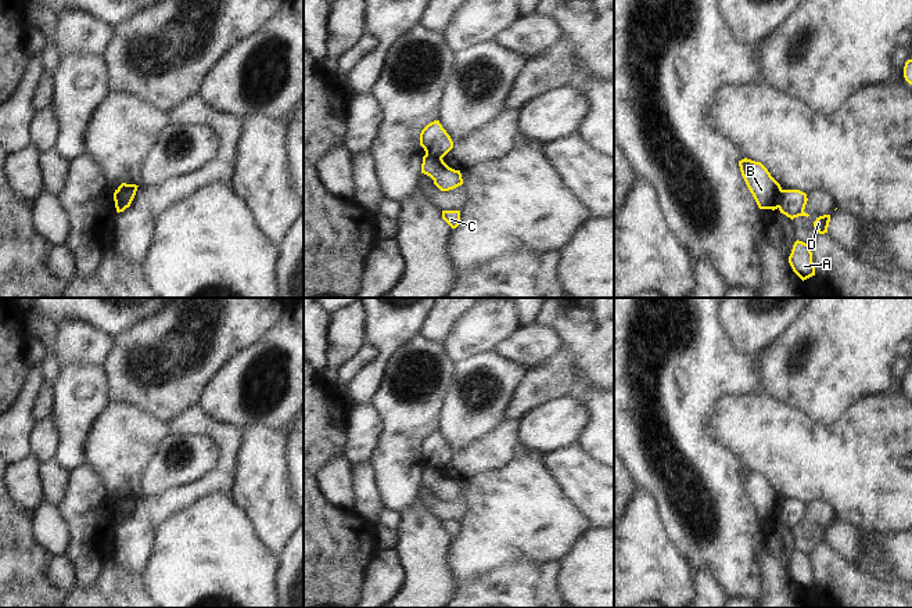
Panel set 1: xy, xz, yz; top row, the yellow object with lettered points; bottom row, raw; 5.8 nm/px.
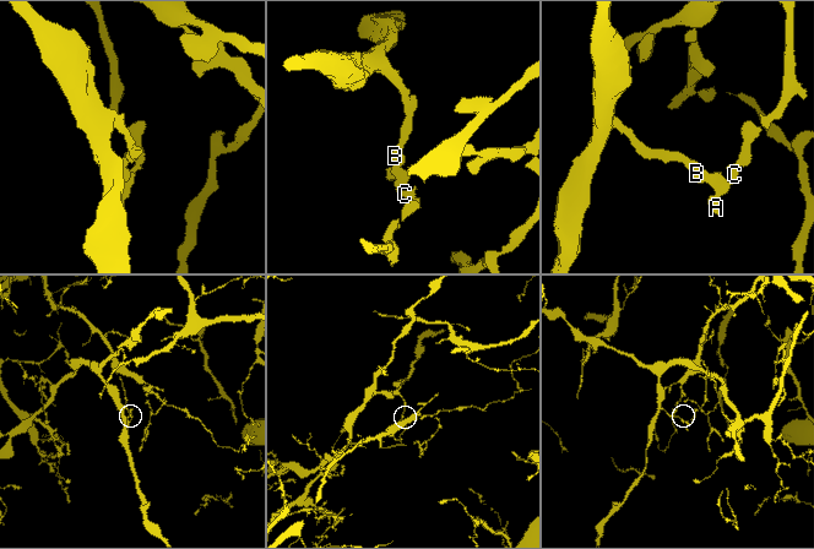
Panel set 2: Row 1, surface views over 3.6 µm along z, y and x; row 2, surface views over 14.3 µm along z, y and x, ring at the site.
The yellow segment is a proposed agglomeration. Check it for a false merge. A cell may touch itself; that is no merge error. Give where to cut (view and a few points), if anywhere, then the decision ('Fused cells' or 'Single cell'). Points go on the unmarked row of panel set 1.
Split along xy (117, 500), (118, 510), (125, 518). Fused cells

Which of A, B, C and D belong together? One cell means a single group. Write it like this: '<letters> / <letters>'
A C D / B

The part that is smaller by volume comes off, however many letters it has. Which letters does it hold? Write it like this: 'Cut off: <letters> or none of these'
Cut off: B

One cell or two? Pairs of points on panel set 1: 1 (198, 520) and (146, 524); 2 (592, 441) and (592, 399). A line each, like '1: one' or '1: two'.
1: two
2: one

